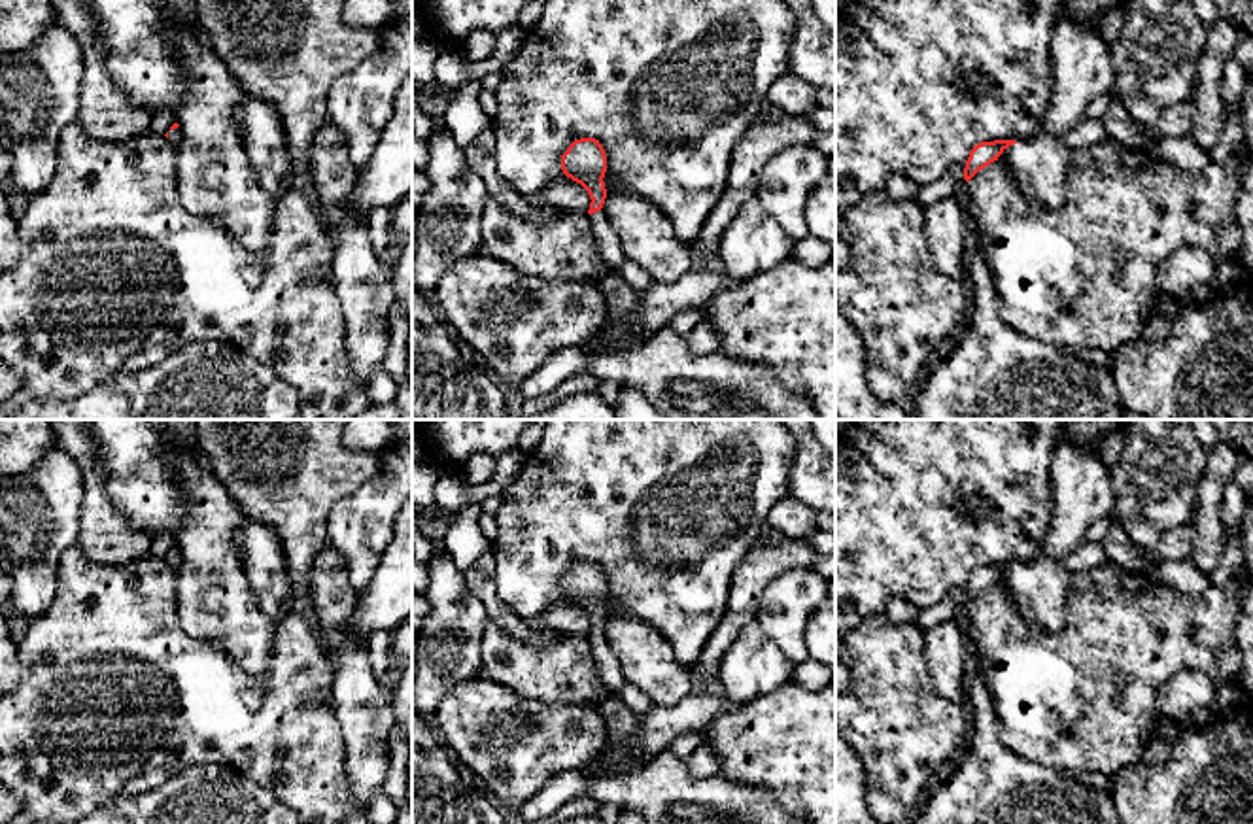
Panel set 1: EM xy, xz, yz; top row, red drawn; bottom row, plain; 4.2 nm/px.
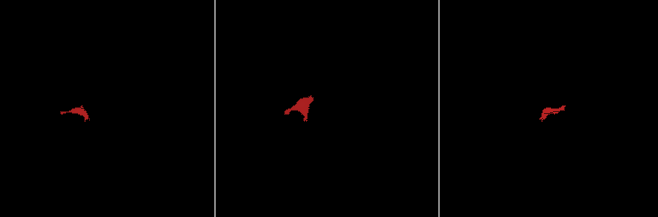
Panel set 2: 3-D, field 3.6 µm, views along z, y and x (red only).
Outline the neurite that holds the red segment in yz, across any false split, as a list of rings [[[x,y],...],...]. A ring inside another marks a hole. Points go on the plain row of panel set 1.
[[[994,563],[994,565],[981,565],[977,569],[973,569],[973,573],[970,575],[970,580],[966,584],[964,601],[956,612],[956,620],[962,626],[966,626],[966,622],[968,622],[970,603],[979,593],[983,593],[990,586],[998,584],[998,580],[1013,567],[1017,567],[1017,565],[1015,563]]]

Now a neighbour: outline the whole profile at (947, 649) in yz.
[[[953,618],[922,631],[926,671],[935,694],[947,701],[968,705],[966,663],[971,646],[964,626]]]

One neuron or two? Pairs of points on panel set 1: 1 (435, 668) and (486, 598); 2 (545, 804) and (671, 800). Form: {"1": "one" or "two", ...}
{"1": "two", "2": "one"}

